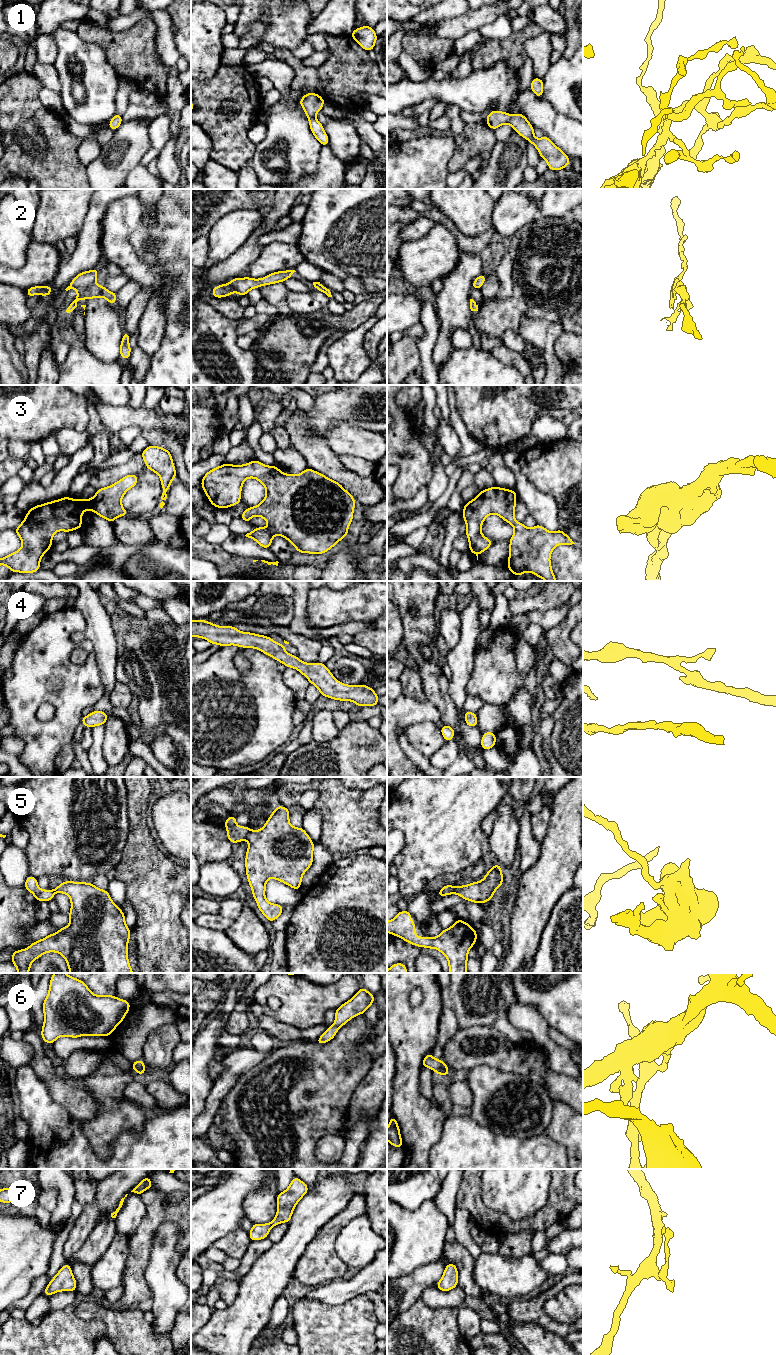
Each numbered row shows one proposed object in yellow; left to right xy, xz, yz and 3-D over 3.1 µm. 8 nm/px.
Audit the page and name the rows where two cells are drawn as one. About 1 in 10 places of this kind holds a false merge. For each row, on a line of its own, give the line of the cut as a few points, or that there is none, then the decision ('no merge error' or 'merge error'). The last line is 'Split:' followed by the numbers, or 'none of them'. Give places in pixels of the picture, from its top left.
1: cut none; no merge error
2: cut none; no merge error
3: cut none; no merge error
4: cut none; no merge error
5: cut xz (250, 830), (245, 838); merge error
6: cut none; no merge error
7: cut none; no merge error
Split: 5

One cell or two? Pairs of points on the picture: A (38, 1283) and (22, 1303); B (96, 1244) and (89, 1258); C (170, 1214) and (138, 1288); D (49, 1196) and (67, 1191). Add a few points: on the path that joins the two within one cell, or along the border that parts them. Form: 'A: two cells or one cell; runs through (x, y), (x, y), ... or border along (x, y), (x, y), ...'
A: one cell; runs through (37, 1288), (27, 1299)
B: one cell; runs through (95, 1247), (89, 1255)
C: one cell; runs through (150, 1227), (140, 1242), (138, 1268)
D: two cells; border along (43, 1186), (57, 1191), (57, 1203), (51, 1213)

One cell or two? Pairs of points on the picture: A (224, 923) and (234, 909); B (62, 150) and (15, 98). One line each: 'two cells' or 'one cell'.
A: two cells
B: one cell

